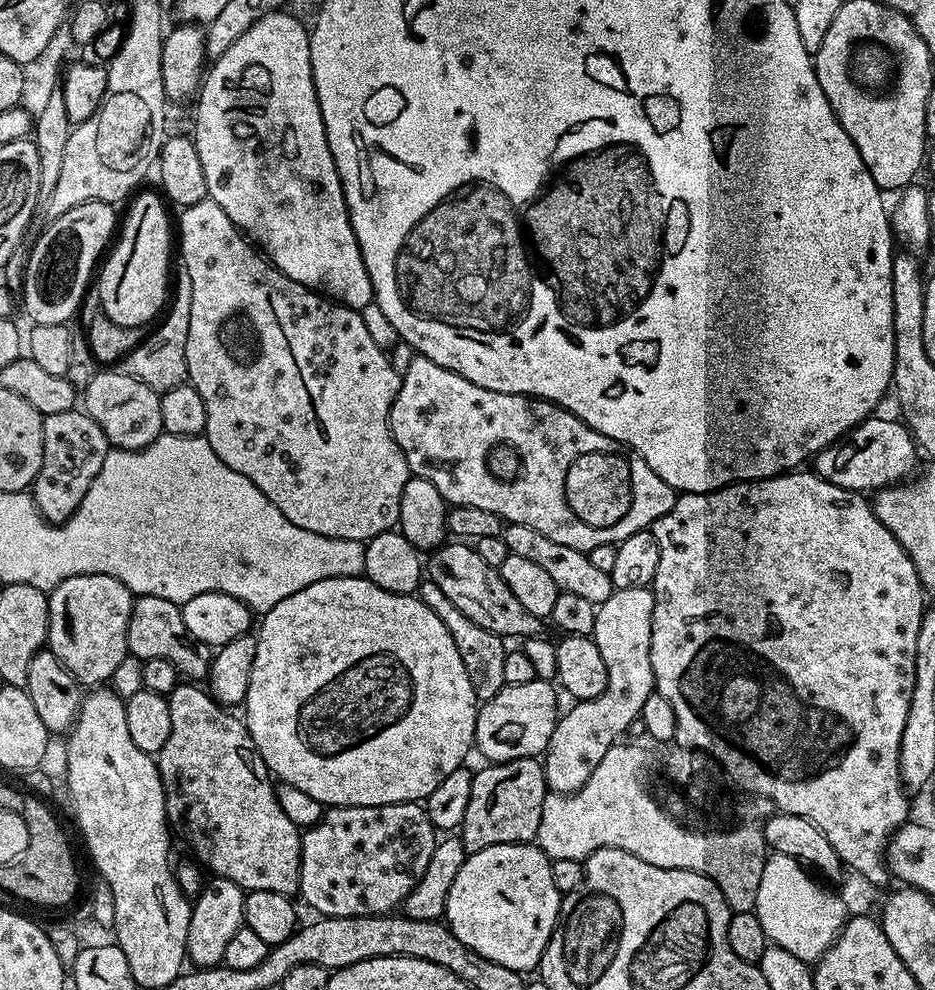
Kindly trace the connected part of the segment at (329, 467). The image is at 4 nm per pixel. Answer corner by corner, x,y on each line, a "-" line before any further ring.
207,199
179,213
180,232
178,228
178,248
182,266
186,274
190,274
190,286
194,289
194,298
190,302
190,334
186,338
186,366
188,380
192,387
202,394
202,402
206,406
206,426
203,435
208,437
210,446
218,458
230,470
238,470
238,474
250,478
282,514
294,526
302,526
302,530
310,530
314,534
322,534
326,538
346,538
347,540
374,539
378,534
393,531
400,522
400,503
402,490
410,479
408,463
393,438
390,430
390,410
394,398
400,389
401,373
388,361
389,353
370,338
370,330
366,330
363,315
355,308
347,308
337,304
327,296
313,292
311,288
294,282
286,274
282,274
267,256
261,254
250,243
247,236
226,218
226,210
212,200

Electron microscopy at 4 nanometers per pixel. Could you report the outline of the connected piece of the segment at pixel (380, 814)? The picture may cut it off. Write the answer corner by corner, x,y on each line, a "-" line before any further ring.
407,800
397,804
382,806
332,806
325,811
313,828
303,829
300,837
300,890
299,899
304,899
320,916
383,916
399,909
404,900
418,886
422,874
426,874
426,866
430,866
430,858
438,843
438,830
430,822
428,809
423,803

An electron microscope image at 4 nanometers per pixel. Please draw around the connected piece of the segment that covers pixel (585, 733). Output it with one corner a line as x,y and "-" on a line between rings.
651,587
647,588
618,588
613,590
606,602
598,605
596,621
591,637
596,641
598,654
602,654
602,662
606,662
608,685
598,698
581,700
573,703
568,713
561,715
554,726
554,734
550,734
548,749
542,753
544,777
552,792
577,792
598,770
598,762
606,758
606,750
621,739
620,736
633,723
639,721
642,705
656,686
654,670
650,666
650,634
652,633
652,615
654,614
654,594

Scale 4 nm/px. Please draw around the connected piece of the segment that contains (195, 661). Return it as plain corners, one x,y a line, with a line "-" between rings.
141,596
133,599
128,623
128,650
131,655
142,661
166,658
166,662
173,664
181,677
192,682
200,682
208,675
212,656
207,647
198,647
196,641
188,635
180,609
181,605
166,602
166,598

